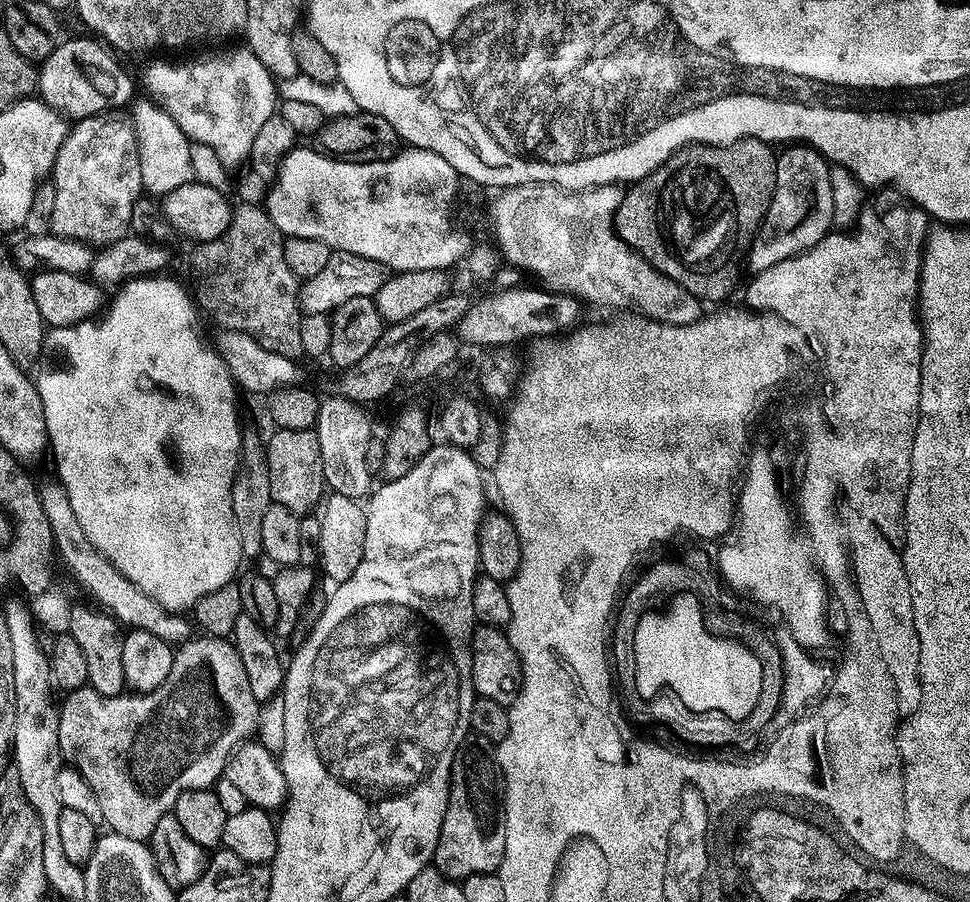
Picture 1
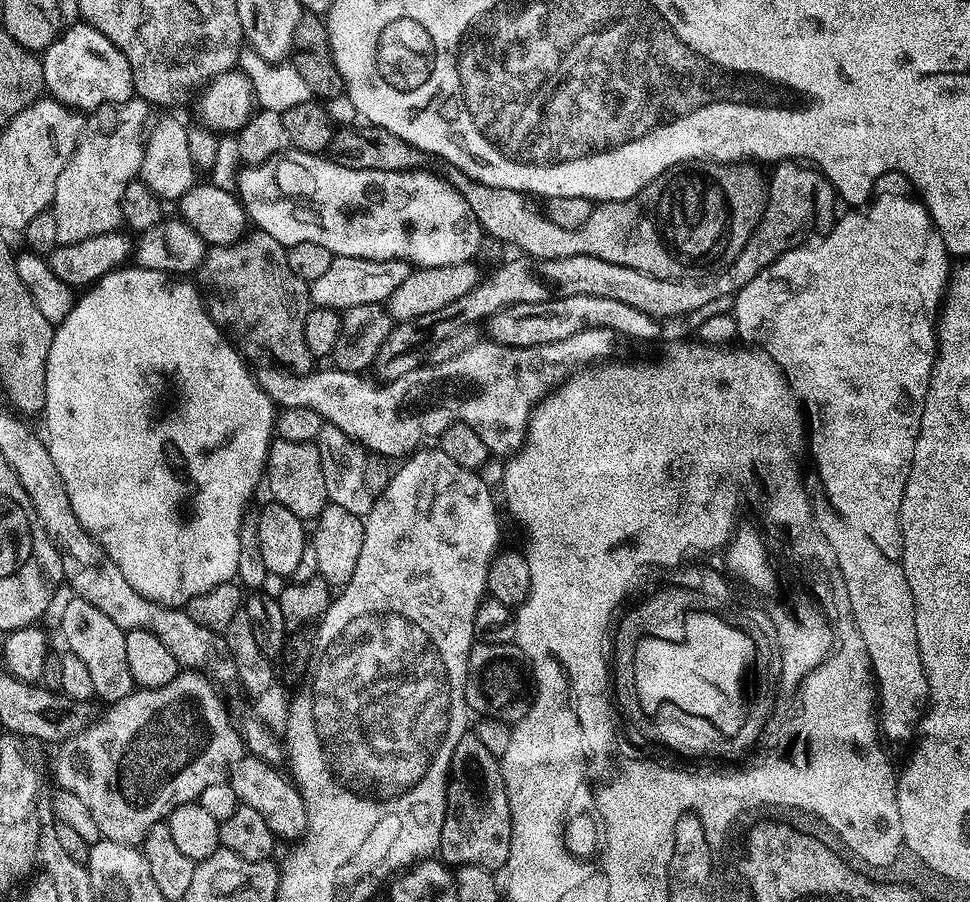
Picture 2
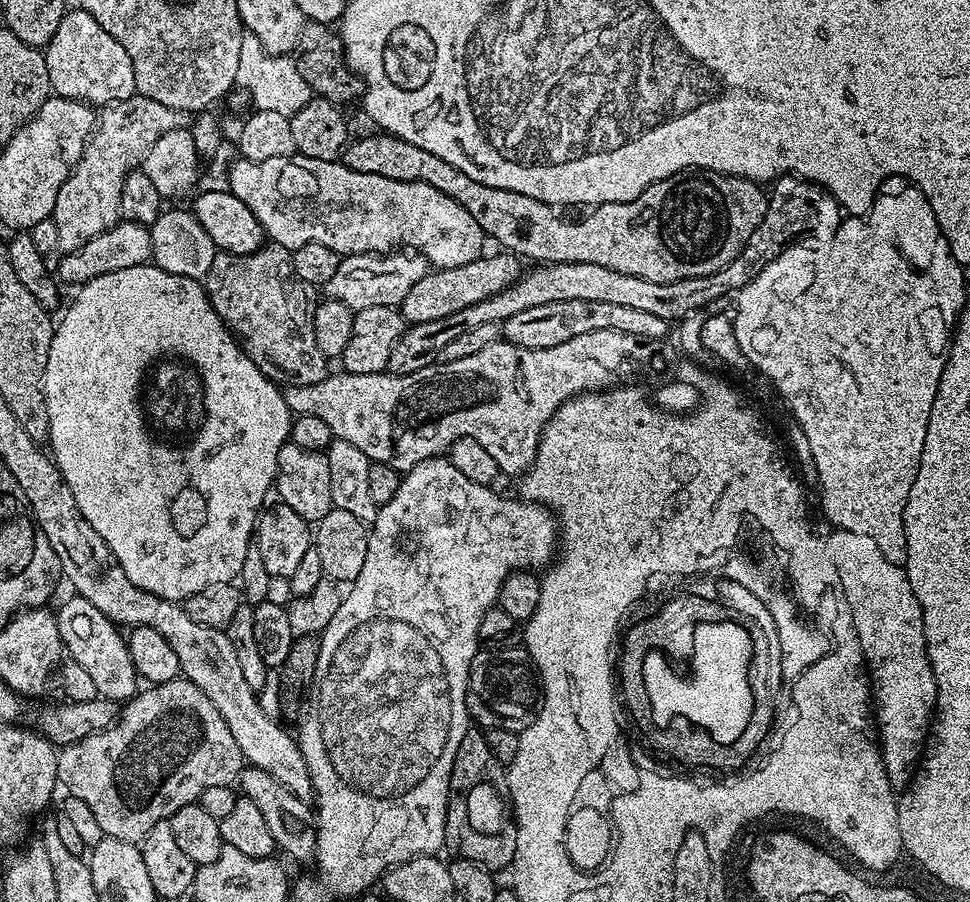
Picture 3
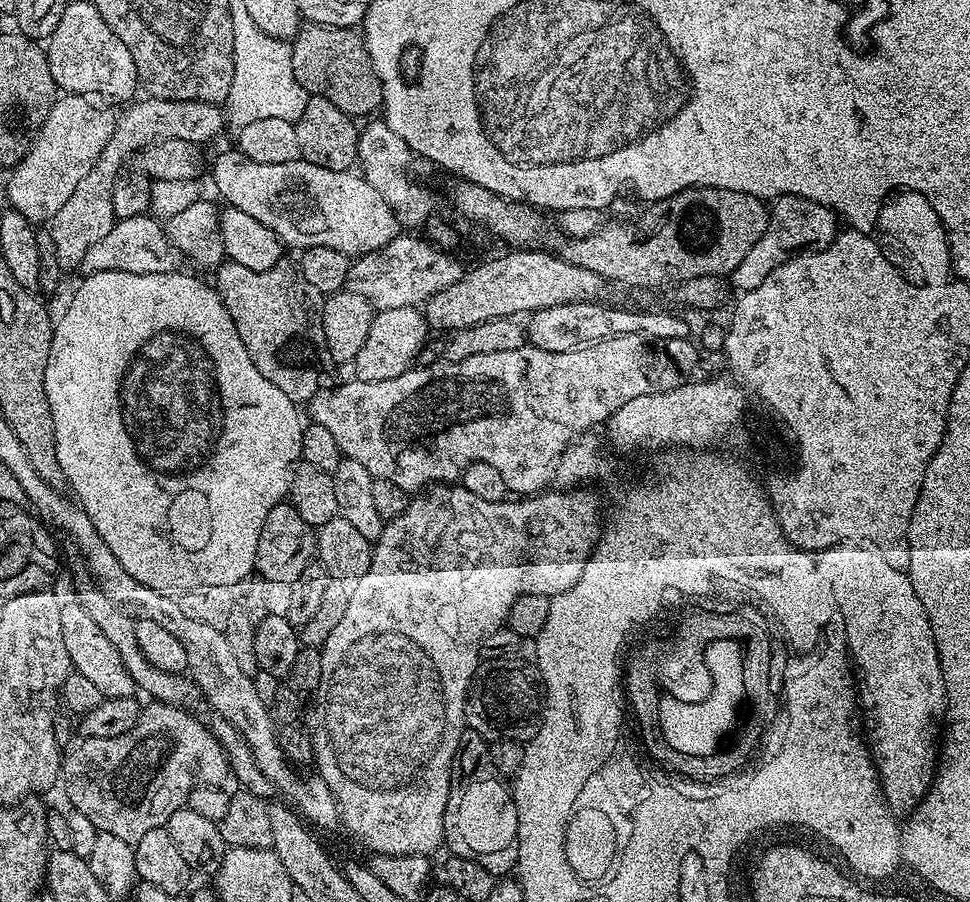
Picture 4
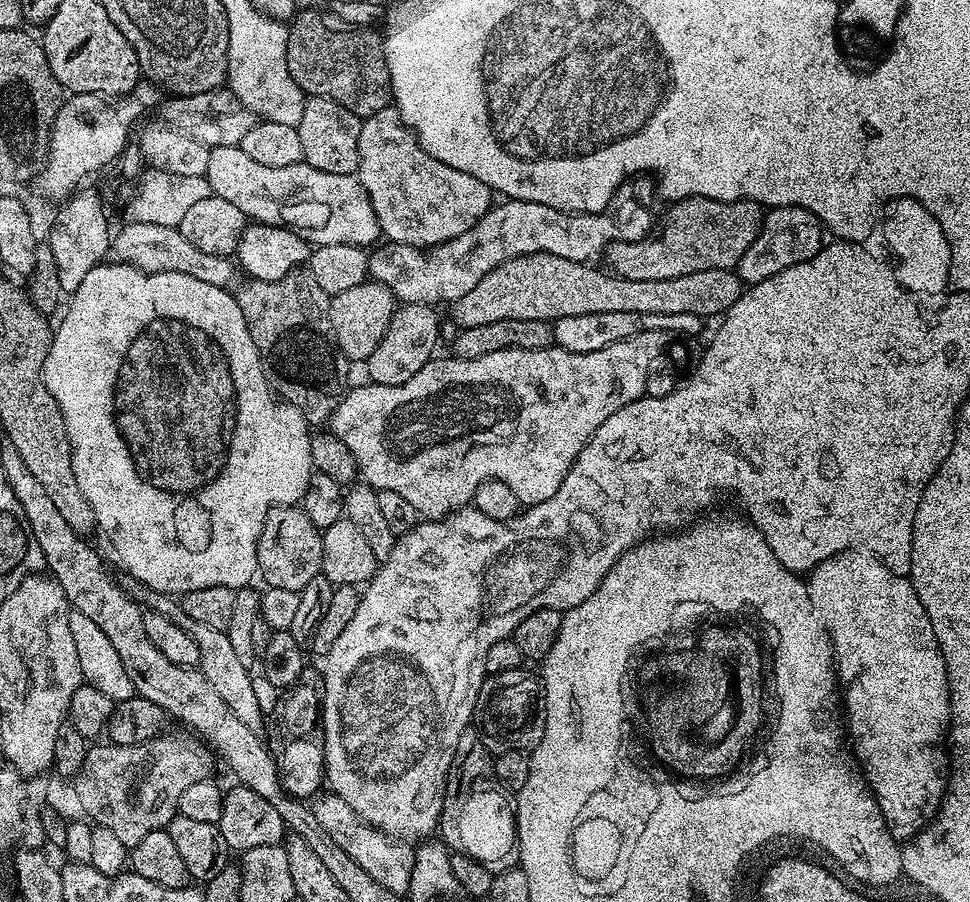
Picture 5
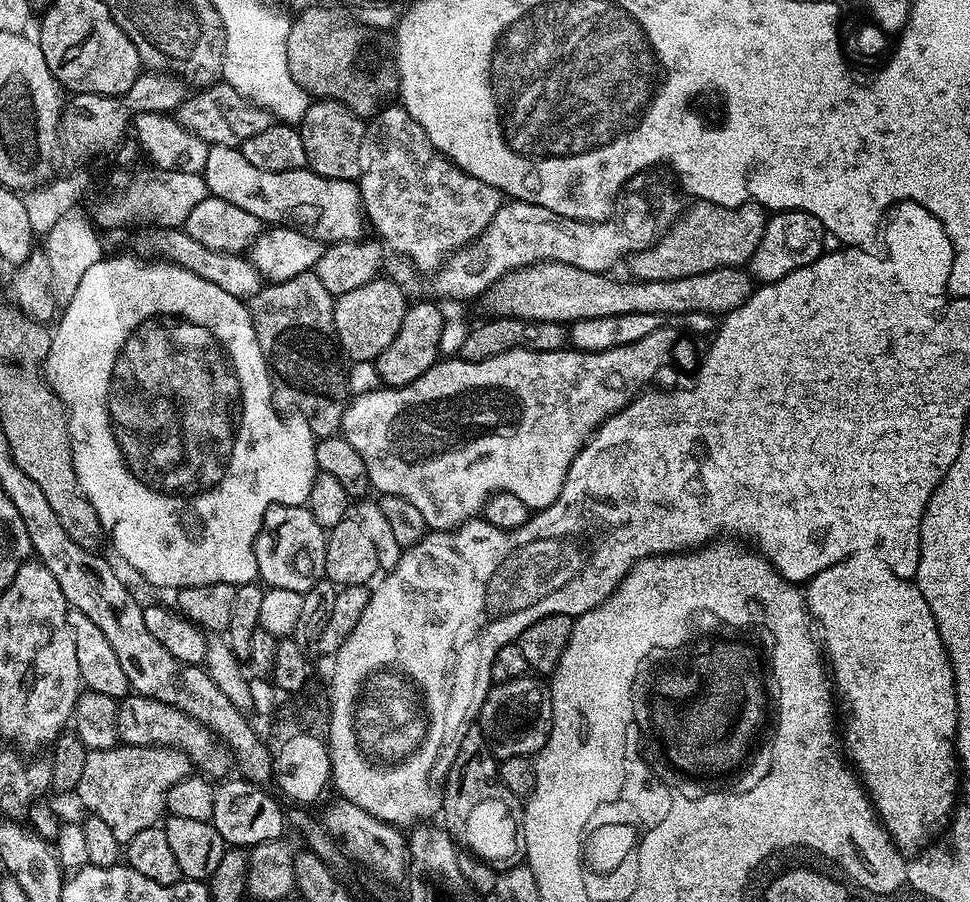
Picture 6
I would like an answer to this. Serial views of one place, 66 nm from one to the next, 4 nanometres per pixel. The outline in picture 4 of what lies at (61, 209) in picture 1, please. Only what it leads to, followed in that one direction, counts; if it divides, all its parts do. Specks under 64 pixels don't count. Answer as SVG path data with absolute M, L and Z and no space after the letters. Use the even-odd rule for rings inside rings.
M153 96L140 99L133 99L125 107L129 108L117 115L116 129L110 142L106 142L106 150L102 150L90 174L86 174L86 178L78 182L78 187L74 194L70 194L66 206L62 206L62 210L58 210L58 214L50 222L58 262L64 270L79 266L82 258L86 258L86 250L90 250L94 242L110 234L112 225L117 221L114 202L111 201L112 191L120 169L129 157L162 140L185 140L191 144L207 146L224 128L221 109L210 102L182 102Z

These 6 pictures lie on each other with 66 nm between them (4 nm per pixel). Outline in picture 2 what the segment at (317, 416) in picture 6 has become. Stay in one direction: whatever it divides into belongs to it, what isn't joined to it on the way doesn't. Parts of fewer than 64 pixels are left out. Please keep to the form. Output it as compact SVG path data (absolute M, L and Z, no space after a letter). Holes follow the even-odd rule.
M259 230L249 231L233 244L218 244L209 247L204 260L194 273L195 283L200 295L206 298L208 313L212 321L221 326L229 324L233 337L241 336L248 344L256 348L265 348L271 359L279 367L297 374L311 372L314 358L310 354L310 346L306 346L306 314L310 307L309 281L300 280L290 270L290 262L285 245L279 235Z

